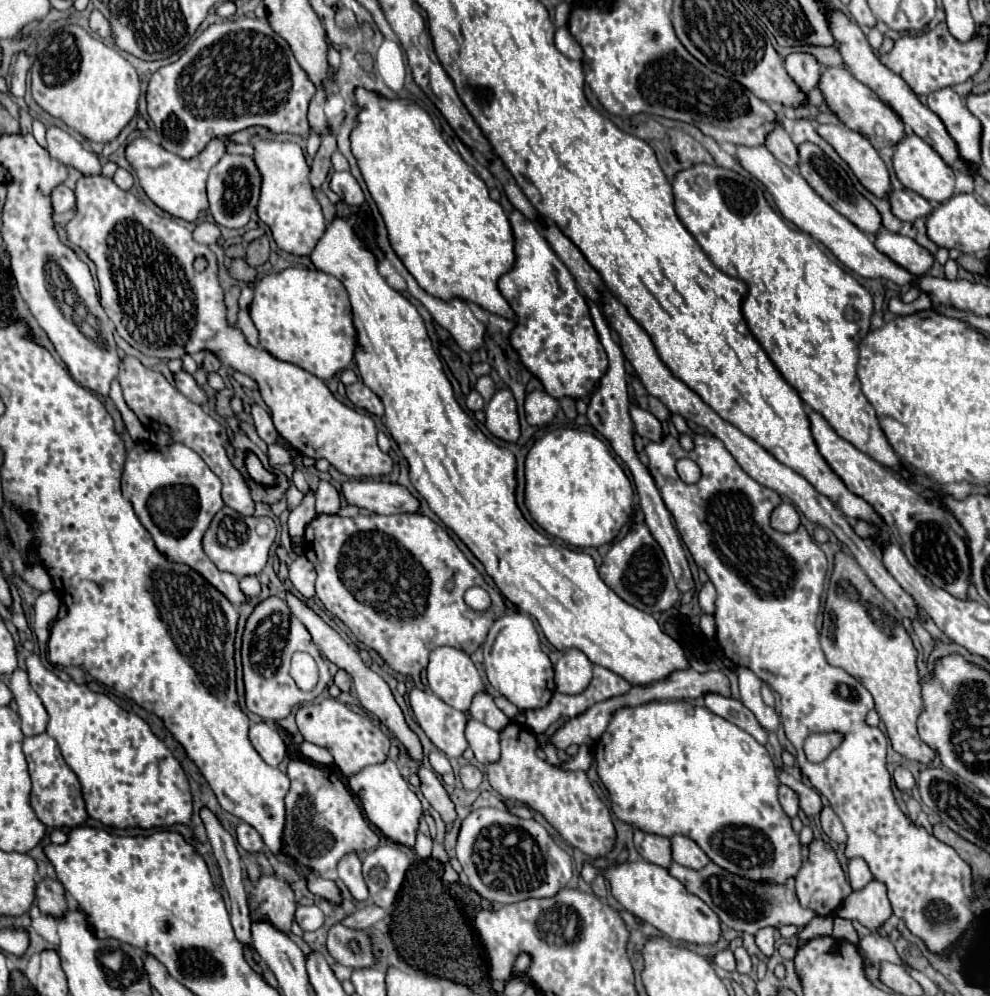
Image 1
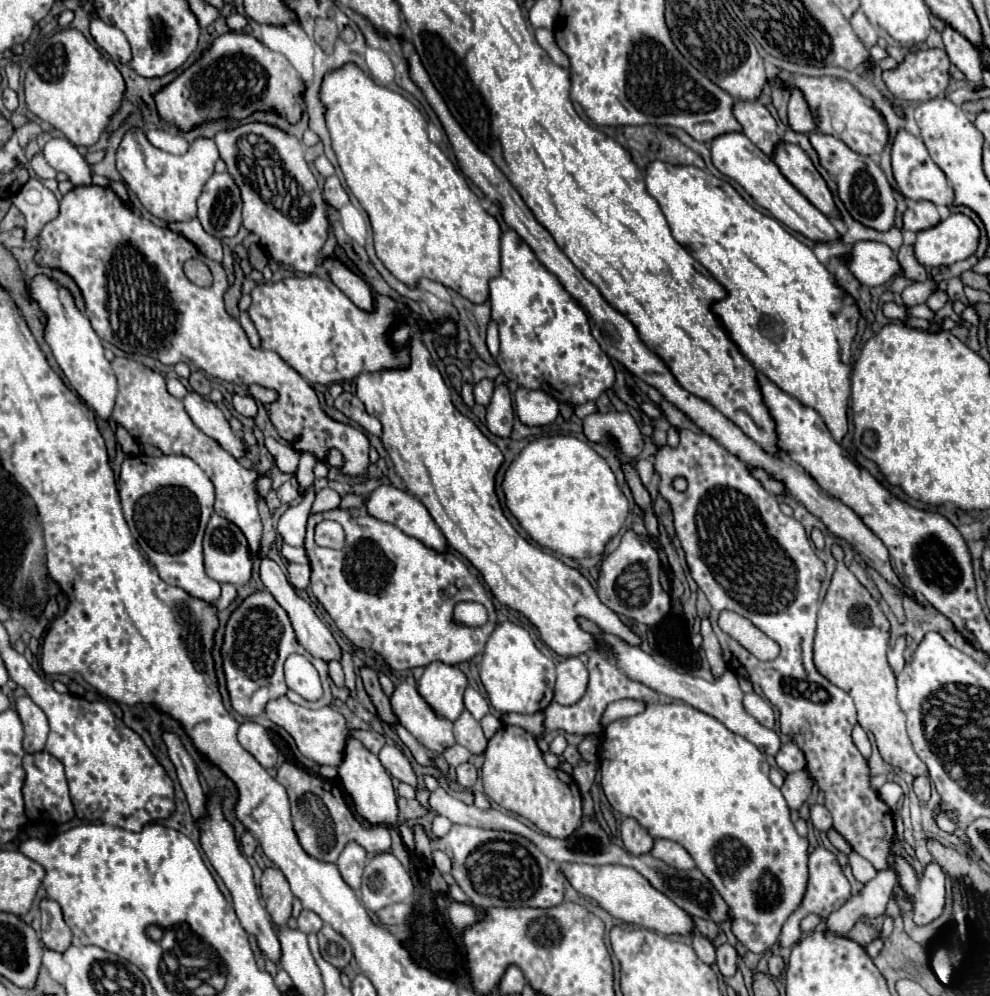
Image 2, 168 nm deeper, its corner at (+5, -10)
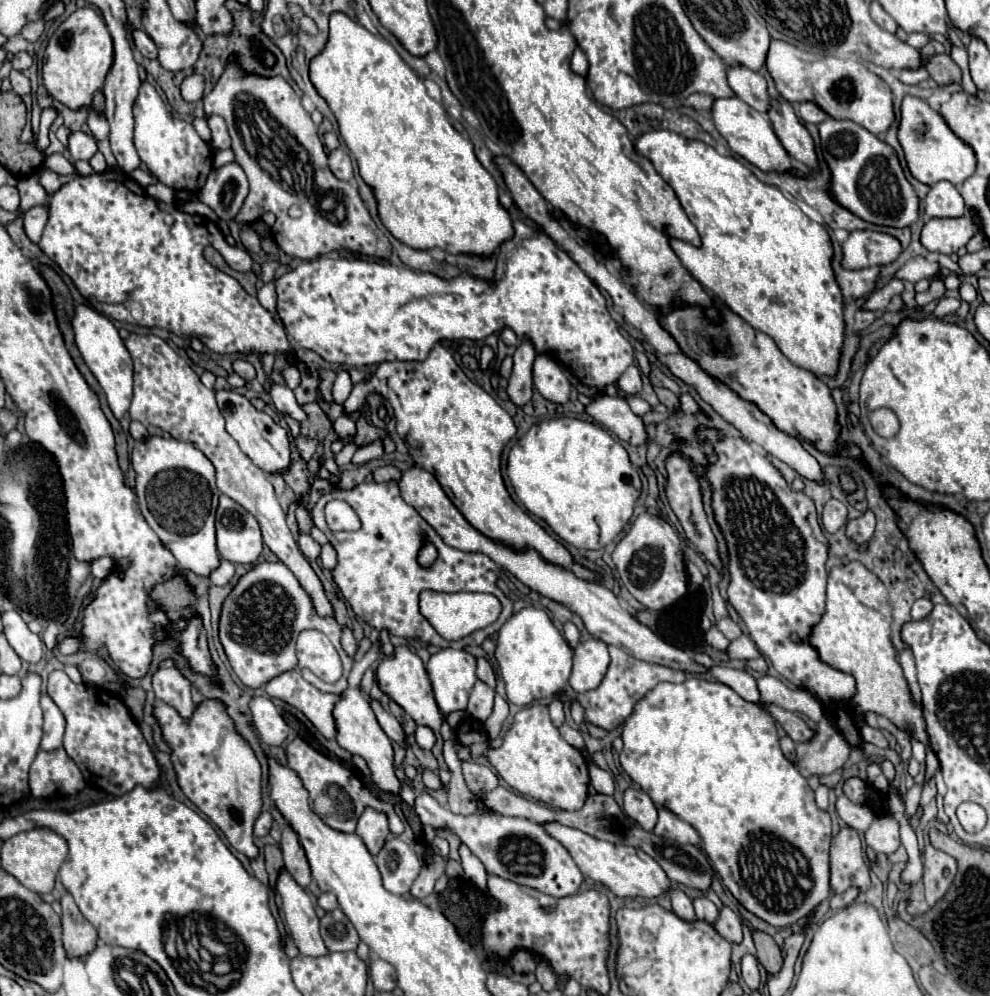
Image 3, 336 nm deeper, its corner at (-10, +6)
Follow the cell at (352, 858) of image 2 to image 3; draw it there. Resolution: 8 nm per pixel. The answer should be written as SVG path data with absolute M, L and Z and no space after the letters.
M367 806L365 812L359 818L357 834L363 838L363 842L367 844L369 852L377 854L379 848L383 848L387 836L389 836L389 824L387 824L385 812Z

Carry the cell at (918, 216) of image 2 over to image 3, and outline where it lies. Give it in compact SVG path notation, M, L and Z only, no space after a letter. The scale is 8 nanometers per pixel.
M937 182L925 198L925 214L931 218L961 218L967 214L967 208L951 182Z

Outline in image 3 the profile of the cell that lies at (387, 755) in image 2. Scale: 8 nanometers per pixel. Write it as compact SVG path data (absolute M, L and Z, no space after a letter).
M371 698L371 708L373 708L373 712L375 712L375 716L377 716L377 722L379 722L379 726L383 728L383 732L385 732L393 742L397 742L397 744L401 744L403 748L407 748L403 730L401 730L401 726L399 726L399 722L395 720L395 716L389 714L387 710L383 710L383 706L381 706L377 700L373 700L373 698Z

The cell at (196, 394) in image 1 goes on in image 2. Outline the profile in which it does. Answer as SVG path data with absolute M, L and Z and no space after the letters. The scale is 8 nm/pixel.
M188 392L184 398L182 398L182 404L188 412L188 416L192 418L192 422L204 432L208 434L210 438L214 438L216 442L220 442L220 446L224 450L228 450L234 458L240 458L244 456L244 448L246 444L230 430L222 410L206 400L204 396L196 394L196 392Z

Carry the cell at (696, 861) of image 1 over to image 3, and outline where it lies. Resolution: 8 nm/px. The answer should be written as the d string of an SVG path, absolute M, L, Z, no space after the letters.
M659 808L659 820L653 828L653 834L669 838L669 840L679 840L685 844L699 846L699 834L695 832L695 828L691 824L683 822L679 816L675 816L667 808Z

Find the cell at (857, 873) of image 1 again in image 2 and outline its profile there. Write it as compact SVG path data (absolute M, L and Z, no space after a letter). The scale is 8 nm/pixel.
M852 852L852 854L848 856L848 860L850 860L852 874L854 874L854 878L856 878L858 882L866 884L866 882L870 882L870 880L876 876L876 870L872 868L872 864L868 864L868 860L864 860L862 856L856 856L856 852Z

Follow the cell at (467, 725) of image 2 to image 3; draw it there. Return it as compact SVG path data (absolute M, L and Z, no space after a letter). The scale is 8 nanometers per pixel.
M477 680L475 686L473 686L473 692L469 696L469 706L467 706L467 712L471 716L475 716L475 720L487 720L491 710L493 710L493 696L495 696L495 690L491 686L487 686L485 682Z

